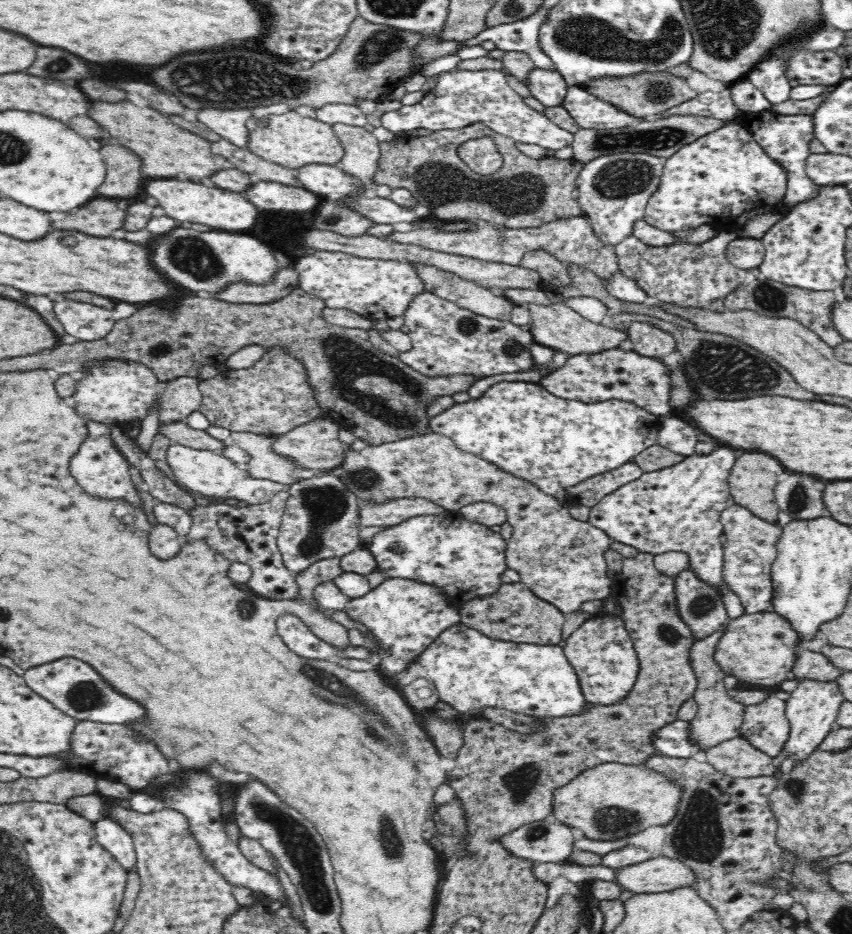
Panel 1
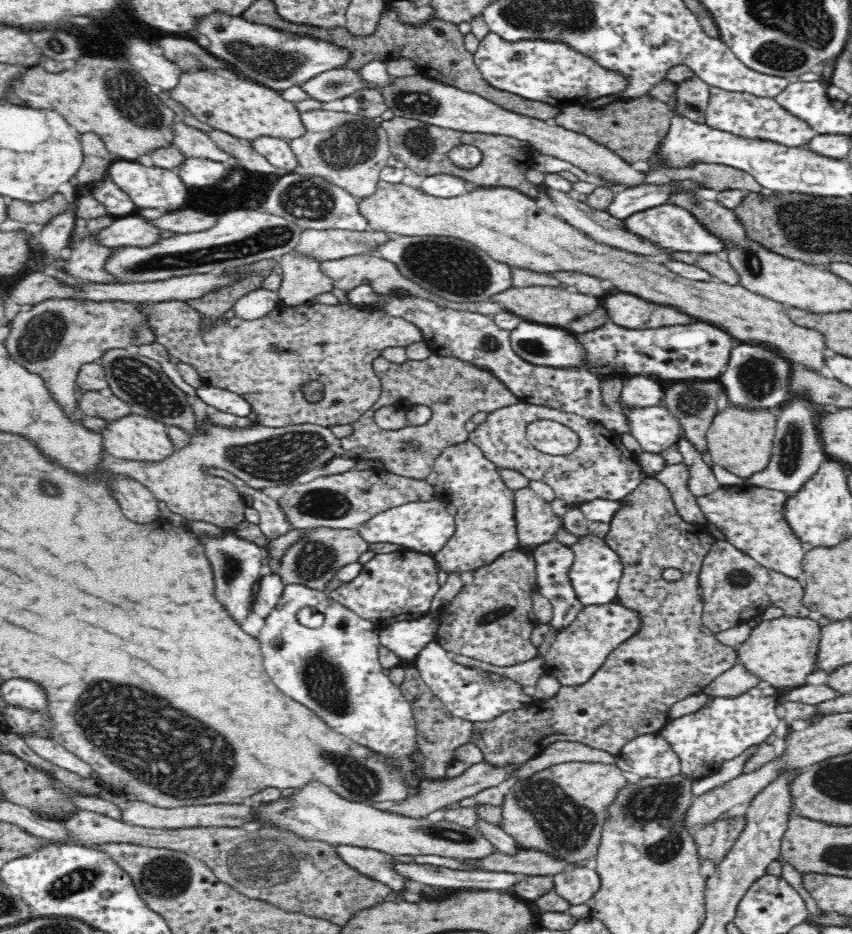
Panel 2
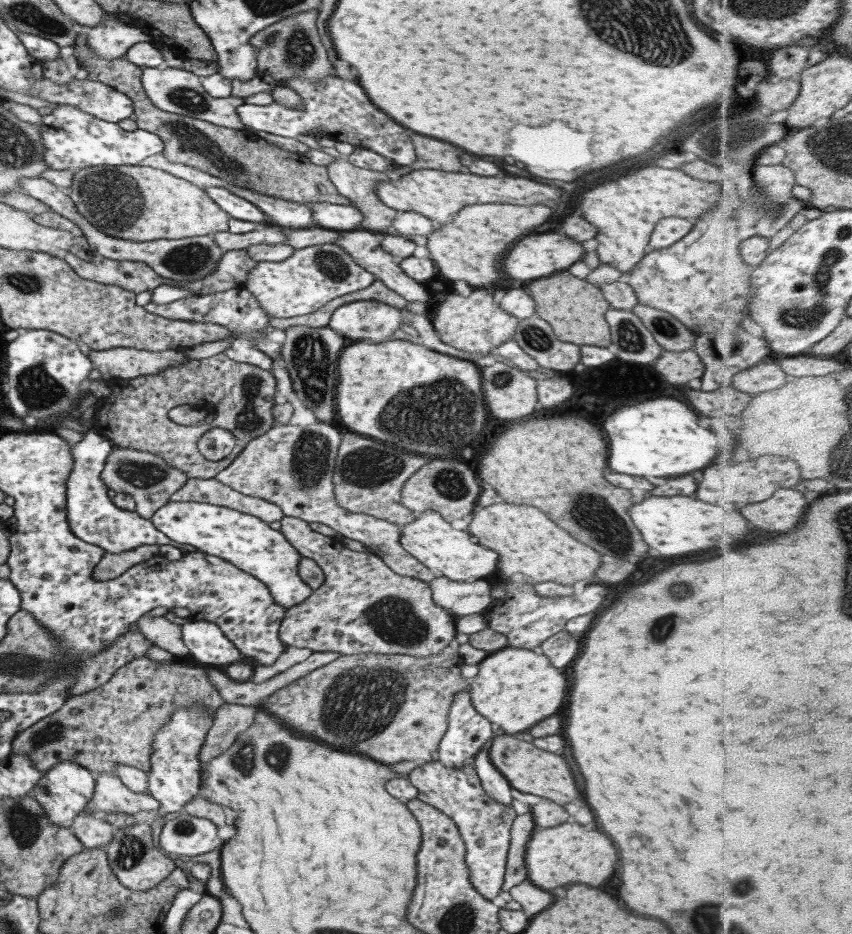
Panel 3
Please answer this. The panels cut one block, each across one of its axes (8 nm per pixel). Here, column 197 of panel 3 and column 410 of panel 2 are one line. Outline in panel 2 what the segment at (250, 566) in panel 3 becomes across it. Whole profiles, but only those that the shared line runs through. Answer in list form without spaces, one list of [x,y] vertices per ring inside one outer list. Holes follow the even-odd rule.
[[[435,498],[432,501],[410,502],[396,508],[389,508],[359,524],[355,531],[368,544],[398,544],[402,550],[418,554],[434,555],[440,552],[444,545],[456,532],[455,518],[448,513],[446,502]]]

